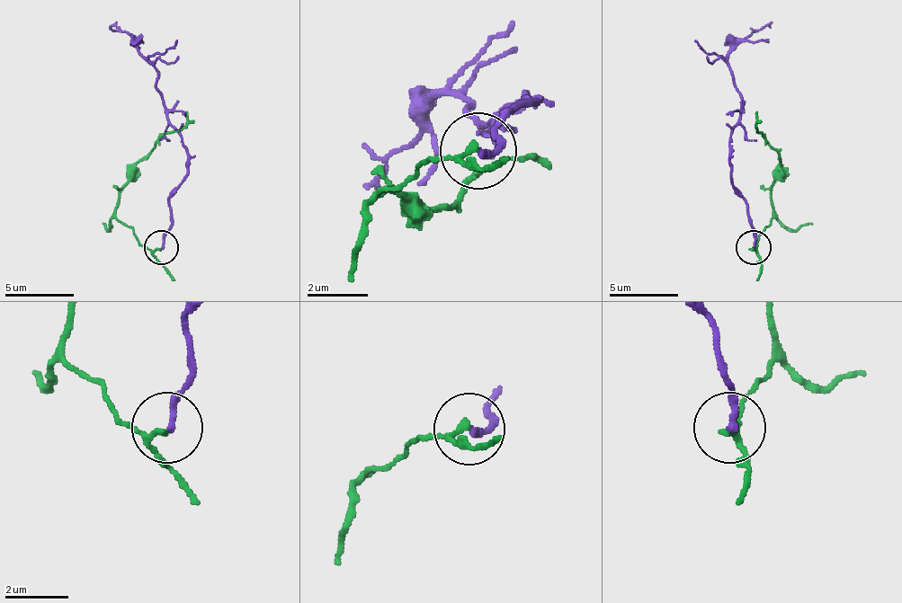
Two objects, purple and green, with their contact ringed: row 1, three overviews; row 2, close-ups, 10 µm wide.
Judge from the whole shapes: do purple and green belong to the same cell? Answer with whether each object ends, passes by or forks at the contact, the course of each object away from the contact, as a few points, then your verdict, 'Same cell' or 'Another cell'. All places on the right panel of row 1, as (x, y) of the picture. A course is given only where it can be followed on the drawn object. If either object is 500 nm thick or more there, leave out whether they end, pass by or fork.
At the ring purple ends. At the ring green passes by. Course of purple: (753, 248), (749, 203), (732, 182), (728, 148), (742, 107), (728, 55), (755, 31), (773, 21). Course of green: (753, 248), (773, 217), (770, 186), (780, 155), (755, 130), (755, 110). Another cell

